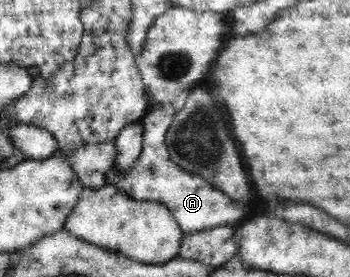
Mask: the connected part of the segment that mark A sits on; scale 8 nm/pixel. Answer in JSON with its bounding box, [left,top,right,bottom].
[107,104,244,233]

